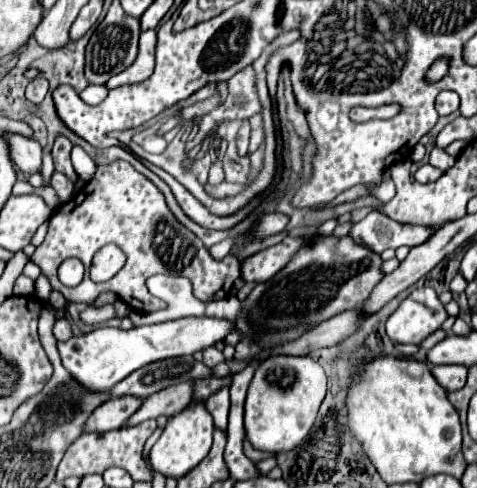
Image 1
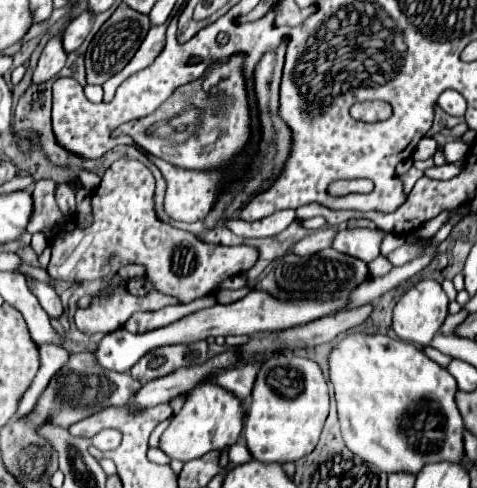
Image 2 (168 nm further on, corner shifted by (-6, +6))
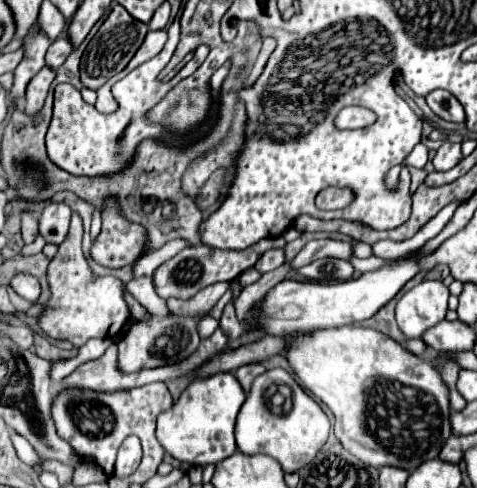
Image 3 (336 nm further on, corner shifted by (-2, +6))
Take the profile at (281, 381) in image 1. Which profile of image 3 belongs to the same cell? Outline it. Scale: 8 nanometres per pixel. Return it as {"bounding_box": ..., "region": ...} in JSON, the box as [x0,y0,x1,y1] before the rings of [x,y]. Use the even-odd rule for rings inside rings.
{"bounding_box":[236,368,330,472],"region":[[[274,368],[264,372],[254,380],[254,386],[246,398],[246,402],[240,408],[238,420],[236,420],[236,444],[242,454],[266,454],[280,462],[284,472],[298,472],[306,464],[314,460],[314,456],[322,450],[322,446],[328,440],[330,432],[330,420],[320,408],[320,404],[310,398],[294,380],[294,376],[288,370]],[[272,384],[286,384],[292,388],[292,400],[294,406],[288,416],[274,416],[266,408],[266,390]]]}

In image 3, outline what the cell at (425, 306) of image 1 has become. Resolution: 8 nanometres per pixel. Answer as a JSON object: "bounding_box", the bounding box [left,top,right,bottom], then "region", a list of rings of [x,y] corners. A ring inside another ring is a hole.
{"bounding_box":[396,280,448,338],"region":[[[440,280],[420,282],[396,304],[396,322],[406,338],[420,338],[424,330],[444,320],[448,312],[448,288]]]}

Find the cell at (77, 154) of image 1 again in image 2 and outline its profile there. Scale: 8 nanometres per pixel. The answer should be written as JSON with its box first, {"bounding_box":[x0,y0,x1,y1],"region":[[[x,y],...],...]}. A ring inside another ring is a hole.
{"bounding_box":[78,170,100,190],"region":[[[80,170],[78,172],[78,180],[82,182],[82,186],[86,190],[94,190],[100,184],[100,176],[96,172],[92,172],[92,170]]]}

